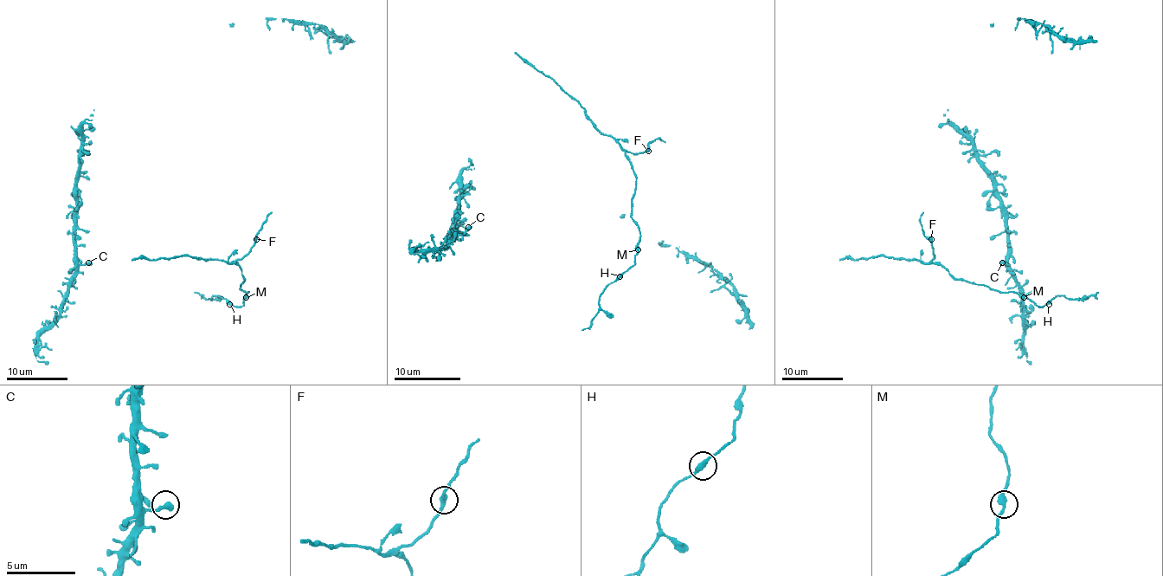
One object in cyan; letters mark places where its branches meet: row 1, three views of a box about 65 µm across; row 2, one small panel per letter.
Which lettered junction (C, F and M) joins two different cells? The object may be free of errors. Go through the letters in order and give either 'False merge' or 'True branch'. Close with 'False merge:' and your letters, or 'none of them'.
C: True branch
F: True branch
M: False merge
False merge: M

